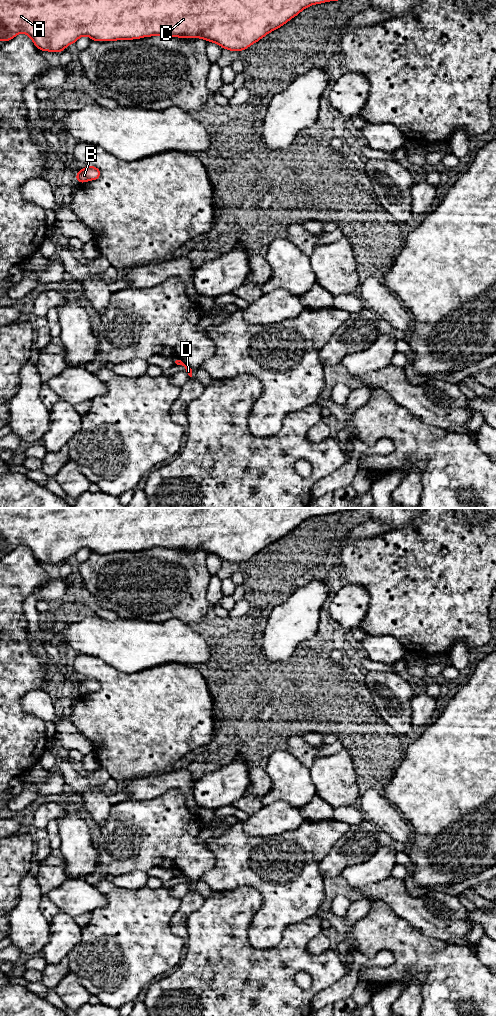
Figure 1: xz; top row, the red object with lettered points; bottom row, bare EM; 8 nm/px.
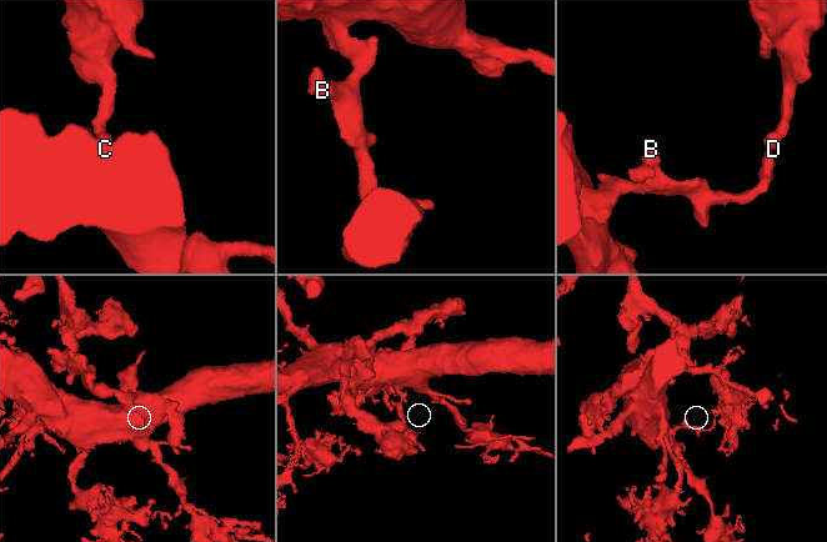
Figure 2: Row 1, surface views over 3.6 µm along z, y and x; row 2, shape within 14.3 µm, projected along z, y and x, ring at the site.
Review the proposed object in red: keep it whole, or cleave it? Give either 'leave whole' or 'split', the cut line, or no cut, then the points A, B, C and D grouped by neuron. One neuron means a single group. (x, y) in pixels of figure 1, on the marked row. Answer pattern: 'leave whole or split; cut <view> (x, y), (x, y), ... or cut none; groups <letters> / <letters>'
split; cut xz (182, 361), (178, 364); groups A B C / D

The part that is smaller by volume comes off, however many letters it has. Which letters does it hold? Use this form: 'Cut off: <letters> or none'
Cut off: D

